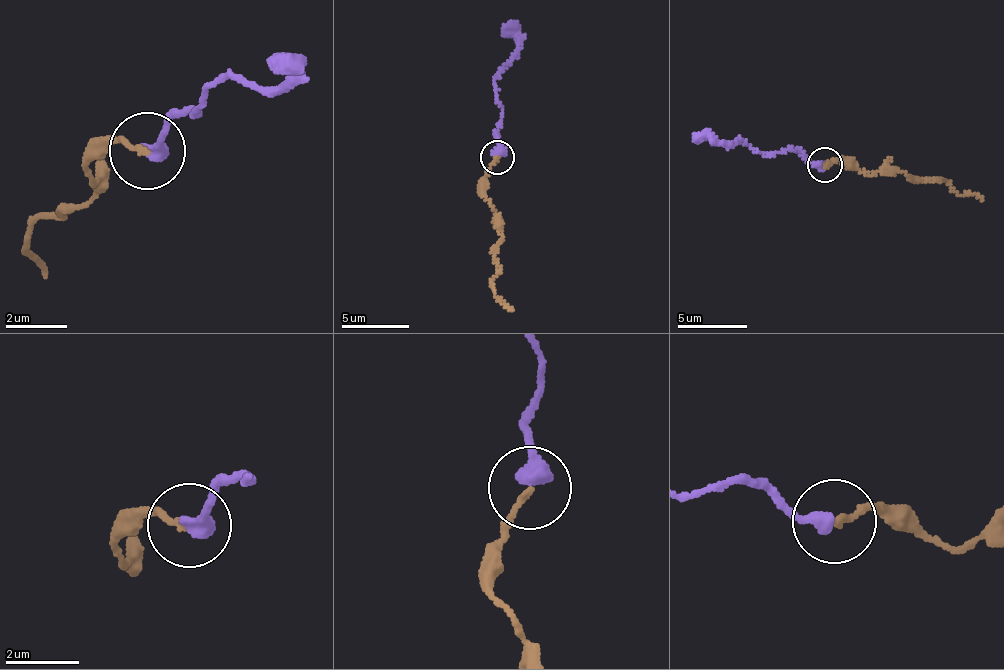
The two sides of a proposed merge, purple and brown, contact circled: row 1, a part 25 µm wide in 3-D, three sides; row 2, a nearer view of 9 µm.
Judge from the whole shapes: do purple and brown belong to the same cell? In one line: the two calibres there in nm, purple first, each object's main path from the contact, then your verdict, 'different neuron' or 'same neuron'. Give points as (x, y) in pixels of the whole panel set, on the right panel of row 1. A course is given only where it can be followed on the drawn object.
440 nm thick on the purple side, 180 nm on the other; purple runs (822, 163), (806, 162), (788, 149), (753, 152), (743, 144), (693, 134); brown runs (826, 164), (839, 160), (864, 172), (943, 179), (961, 195), (983, 200); same neuron

